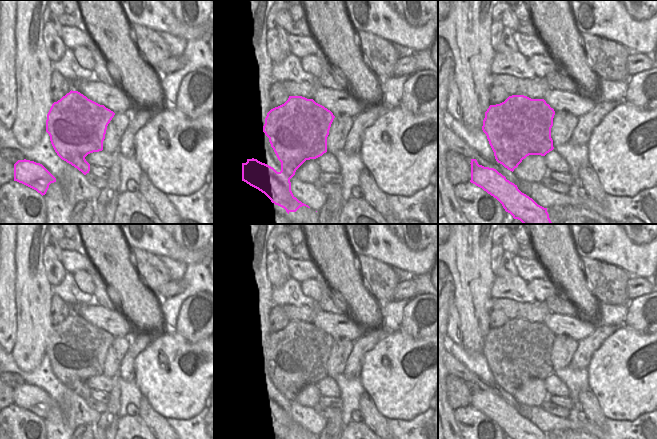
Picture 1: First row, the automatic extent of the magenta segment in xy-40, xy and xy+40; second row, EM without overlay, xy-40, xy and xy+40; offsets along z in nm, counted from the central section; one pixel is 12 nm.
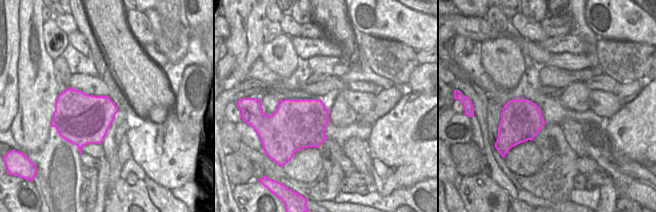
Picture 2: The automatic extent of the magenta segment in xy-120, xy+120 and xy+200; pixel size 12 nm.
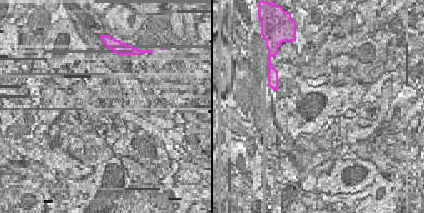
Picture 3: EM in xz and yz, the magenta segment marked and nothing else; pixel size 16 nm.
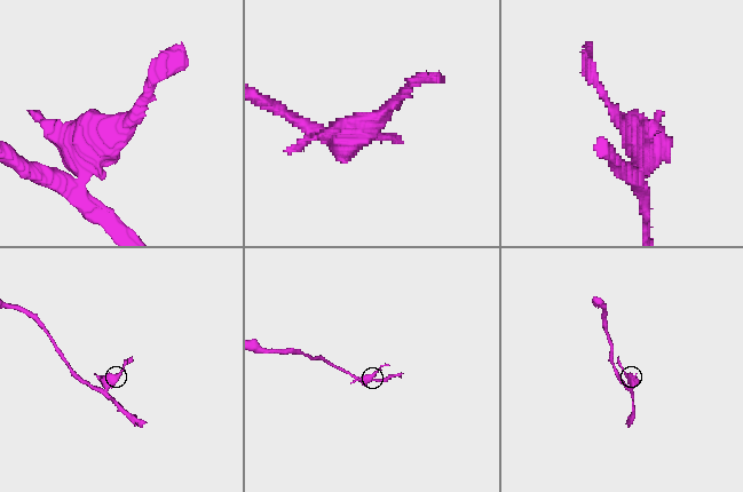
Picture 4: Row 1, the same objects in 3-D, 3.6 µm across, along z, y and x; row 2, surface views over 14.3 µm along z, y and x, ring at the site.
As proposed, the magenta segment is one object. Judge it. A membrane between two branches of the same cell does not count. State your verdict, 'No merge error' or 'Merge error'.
Merge error.

